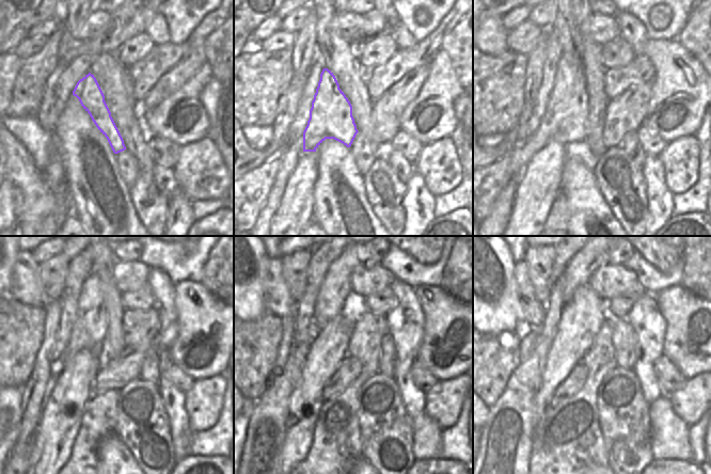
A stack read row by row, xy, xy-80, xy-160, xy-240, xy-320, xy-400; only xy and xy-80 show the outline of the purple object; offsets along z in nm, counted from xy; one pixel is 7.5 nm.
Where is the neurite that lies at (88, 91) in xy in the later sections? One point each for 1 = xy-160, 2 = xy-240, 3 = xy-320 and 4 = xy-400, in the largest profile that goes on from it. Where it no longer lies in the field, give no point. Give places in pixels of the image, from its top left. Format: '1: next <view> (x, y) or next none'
1: next xy-160 (565, 117)
2: next xy-240 (89, 330)
3: next xy-320 (335, 289)
4: next xy-400 (583, 265)

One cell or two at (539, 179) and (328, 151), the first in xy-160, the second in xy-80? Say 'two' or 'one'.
two

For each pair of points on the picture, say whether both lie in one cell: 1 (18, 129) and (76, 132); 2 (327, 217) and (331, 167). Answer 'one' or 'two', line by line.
1: two
2: one

